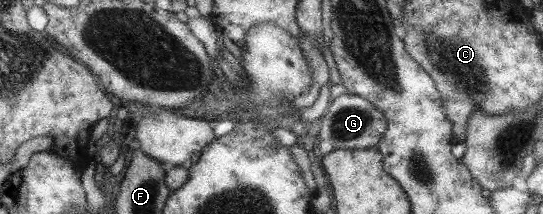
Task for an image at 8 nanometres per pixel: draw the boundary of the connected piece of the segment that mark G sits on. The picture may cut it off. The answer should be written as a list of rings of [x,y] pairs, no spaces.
[[[345,93],[330,99],[326,110],[320,117],[318,139],[328,139],[334,149],[368,148],[377,146],[387,129],[387,122],[382,111],[371,105],[365,98]]]

